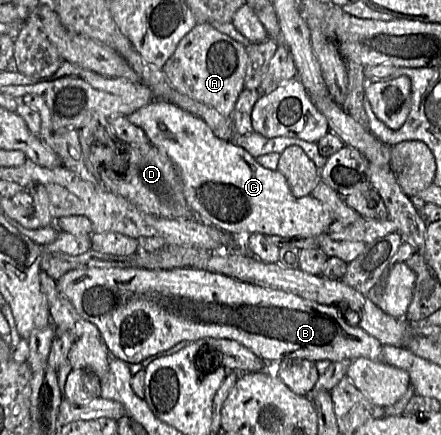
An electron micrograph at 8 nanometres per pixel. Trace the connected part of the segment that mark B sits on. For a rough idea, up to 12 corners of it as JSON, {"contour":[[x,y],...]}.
{"contour":[[195,268],[56,281],[111,358],[225,338],[267,364],[380,360],[346,303]]}

